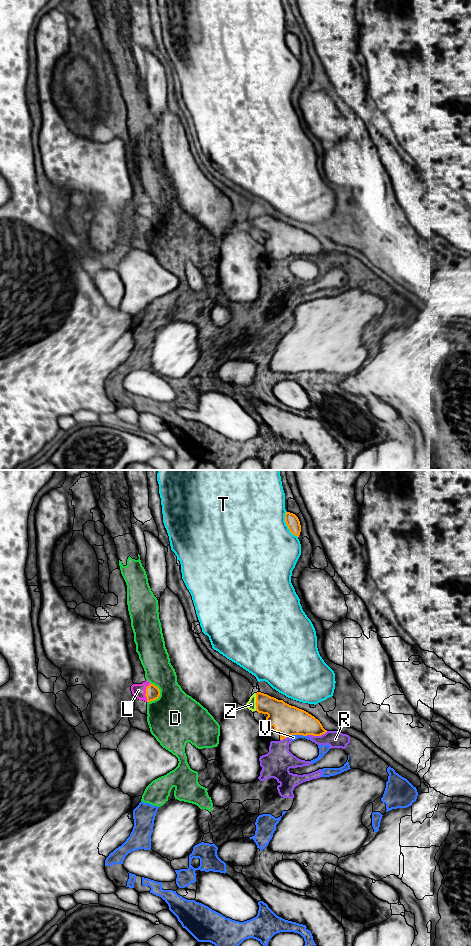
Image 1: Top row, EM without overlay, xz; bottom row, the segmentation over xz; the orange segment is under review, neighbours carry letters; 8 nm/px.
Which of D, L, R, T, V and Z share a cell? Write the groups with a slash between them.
D R V / L Z / T

